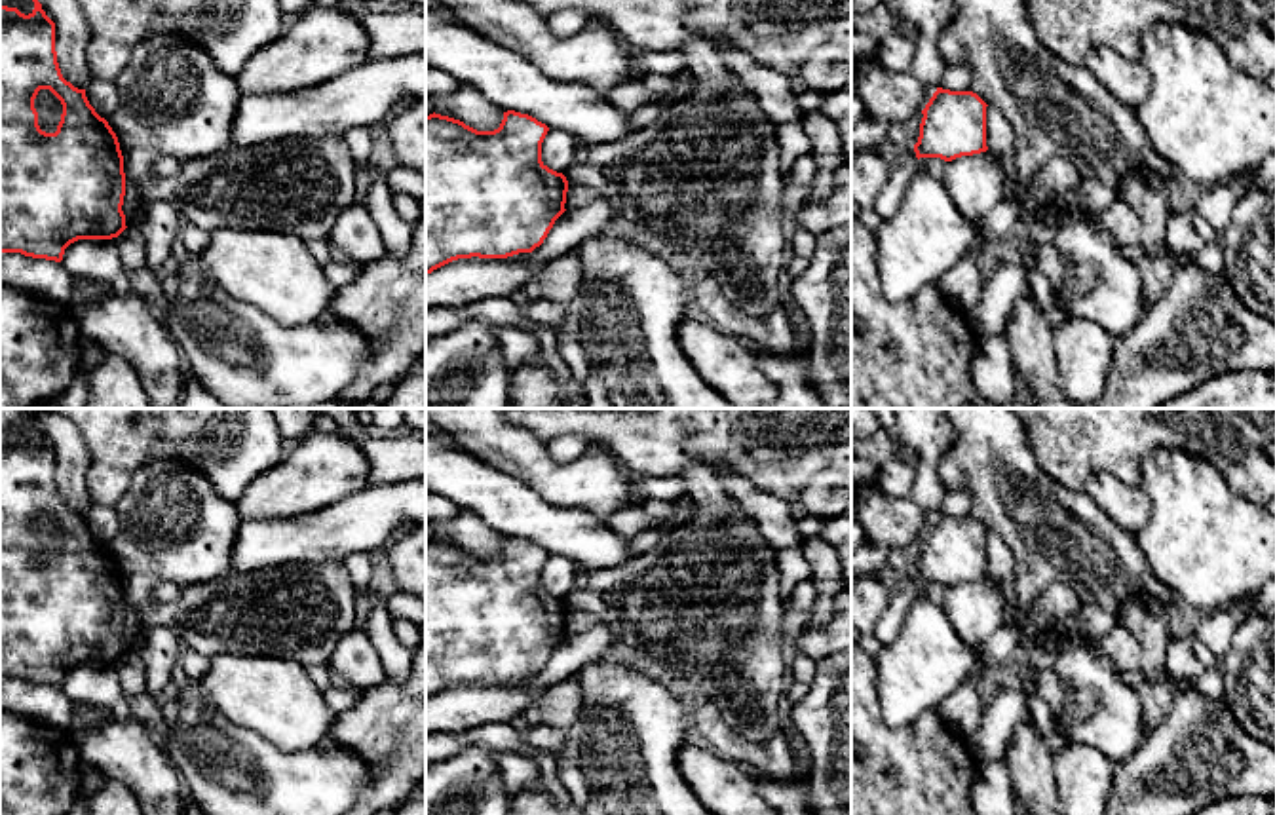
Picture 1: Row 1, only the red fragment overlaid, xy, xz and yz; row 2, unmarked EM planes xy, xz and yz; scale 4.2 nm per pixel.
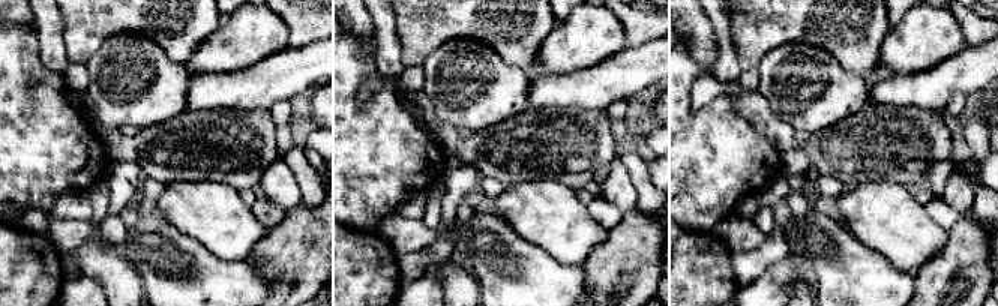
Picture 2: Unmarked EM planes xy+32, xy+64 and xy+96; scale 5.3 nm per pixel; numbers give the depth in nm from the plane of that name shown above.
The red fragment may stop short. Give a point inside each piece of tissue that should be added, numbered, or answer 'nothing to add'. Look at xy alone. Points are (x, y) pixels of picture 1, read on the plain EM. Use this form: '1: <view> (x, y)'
nothing to add

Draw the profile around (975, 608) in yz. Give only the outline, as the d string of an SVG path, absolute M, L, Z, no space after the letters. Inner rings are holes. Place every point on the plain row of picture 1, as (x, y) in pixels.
M990 576L946 589L944 612L960 638L975 648L1003 627L1005 597Z

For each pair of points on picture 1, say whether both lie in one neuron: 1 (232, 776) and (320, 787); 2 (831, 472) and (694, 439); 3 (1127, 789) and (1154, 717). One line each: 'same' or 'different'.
1: same
2: same
3: different

